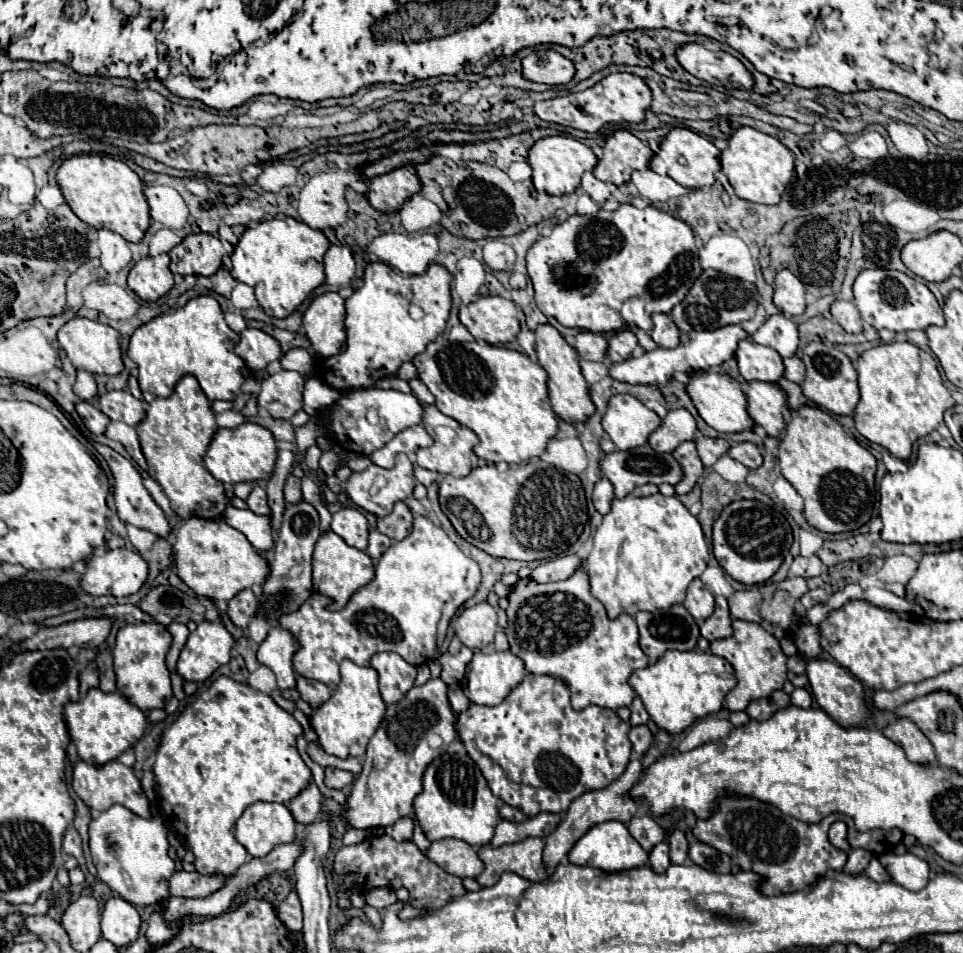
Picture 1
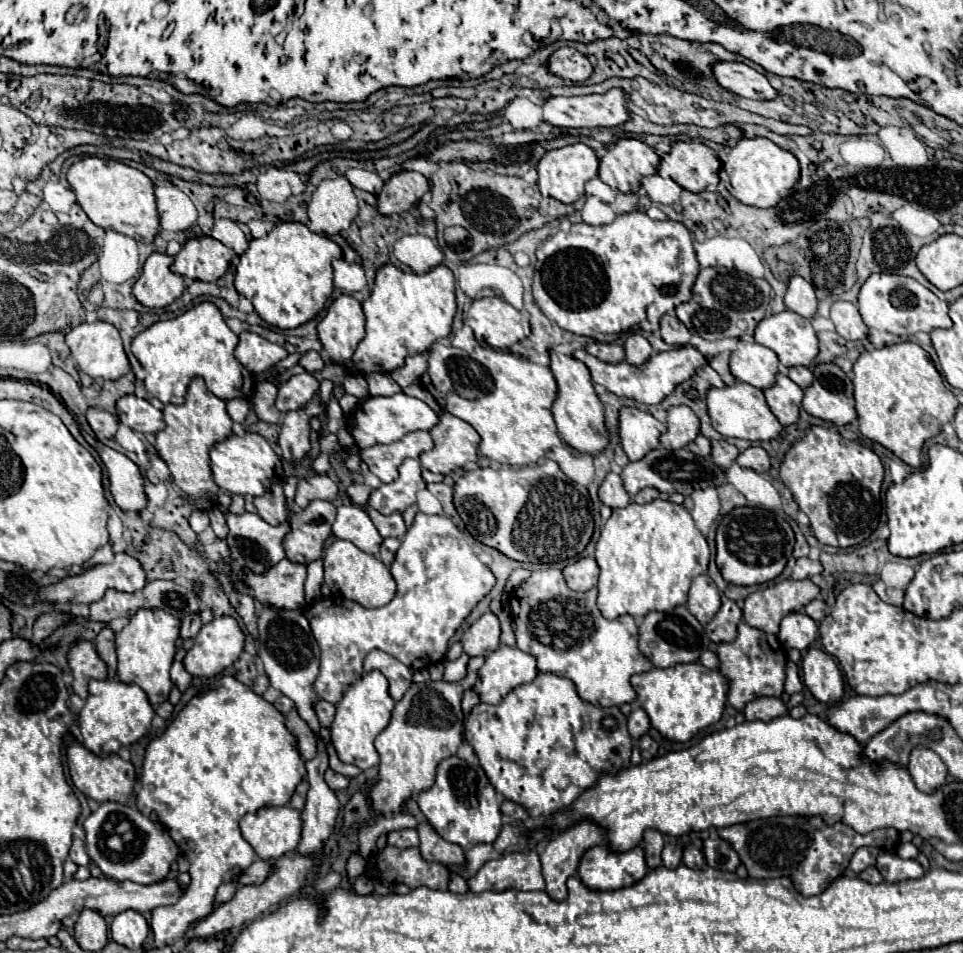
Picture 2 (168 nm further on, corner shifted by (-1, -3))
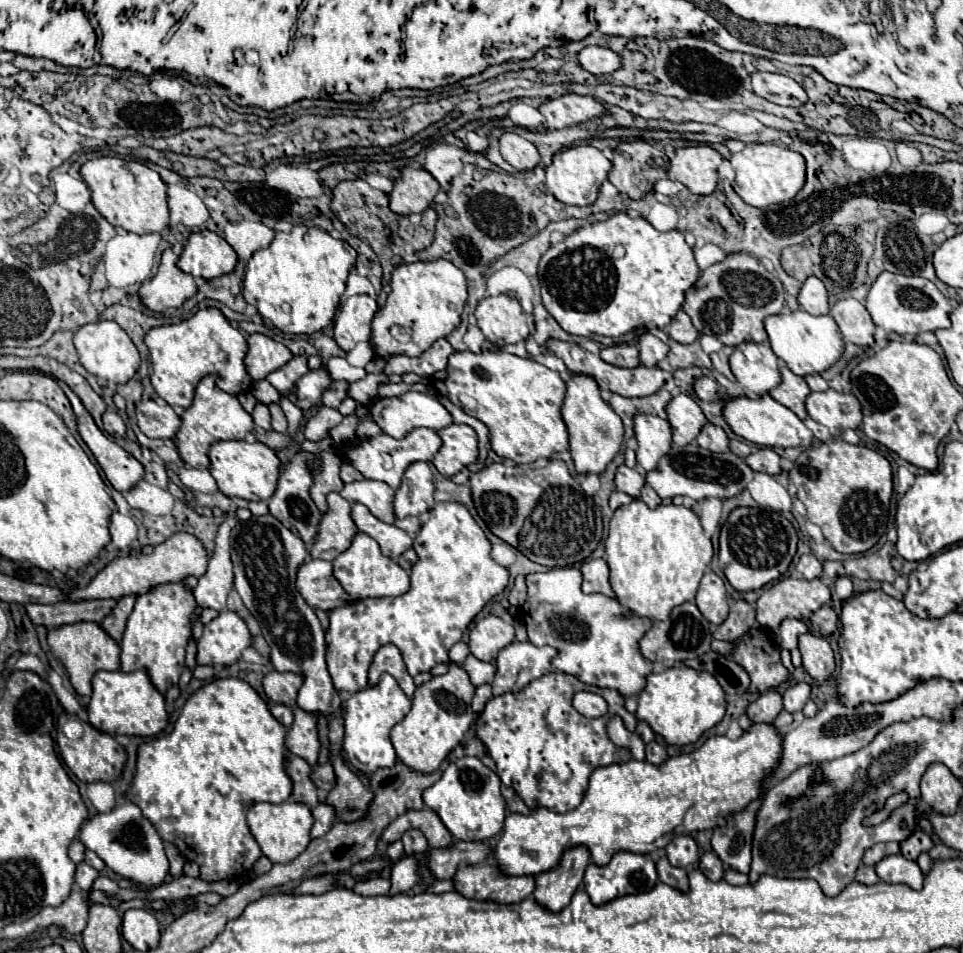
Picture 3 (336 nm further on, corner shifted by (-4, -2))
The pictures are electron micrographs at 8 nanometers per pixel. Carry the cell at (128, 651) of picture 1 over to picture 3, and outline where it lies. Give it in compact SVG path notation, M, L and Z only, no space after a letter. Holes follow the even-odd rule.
M163 584L153 592L137 596L121 640L121 670L147 670L161 694L175 686L185 668L185 646L191 638L191 616L195 608L193 594L185 592L181 584Z

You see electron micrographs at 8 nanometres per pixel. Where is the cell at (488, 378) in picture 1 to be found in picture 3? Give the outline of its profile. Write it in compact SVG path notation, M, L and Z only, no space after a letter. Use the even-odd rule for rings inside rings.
M485 350L481 354L453 352L447 368L435 376L433 386L437 392L441 388L441 394L447 396L465 414L481 420L489 428L491 448L501 458L509 458L515 464L533 464L537 458L549 458L553 452L563 452L569 448L567 428L561 418L565 382L561 380L559 372L553 372L531 358L519 358L503 350Z

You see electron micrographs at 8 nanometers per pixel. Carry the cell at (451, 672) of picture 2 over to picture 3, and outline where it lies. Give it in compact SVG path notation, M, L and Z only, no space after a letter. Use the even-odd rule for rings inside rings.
M467 656L467 660L463 662L463 670L469 674L471 684L473 686L481 686L481 684L491 684L491 680L495 676L495 666L489 662L481 662L475 656Z

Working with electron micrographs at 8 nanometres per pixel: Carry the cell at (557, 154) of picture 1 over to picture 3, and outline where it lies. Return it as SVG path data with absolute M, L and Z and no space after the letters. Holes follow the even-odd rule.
M591 144L563 148L563 150L555 152L551 164L545 168L545 172L547 172L545 190L549 194L553 194L559 202L573 204L573 206L589 206L595 202L595 198L599 194L599 186L603 180L607 180L611 166L613 164L603 156L603 152L593 148Z

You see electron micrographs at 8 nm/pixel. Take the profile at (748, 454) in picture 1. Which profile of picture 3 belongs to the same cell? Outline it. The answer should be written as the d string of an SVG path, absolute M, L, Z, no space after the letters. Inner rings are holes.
M757 448L745 458L747 466L751 466L753 472L767 472L767 474L779 474L779 456L775 454L773 448Z

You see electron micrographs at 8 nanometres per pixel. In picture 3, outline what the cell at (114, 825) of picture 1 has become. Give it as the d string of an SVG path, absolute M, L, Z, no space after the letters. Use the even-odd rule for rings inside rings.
M125 802L111 812L103 812L87 820L81 828L79 840L85 844L85 848L93 850L115 874L145 888L159 886L169 874L169 860L163 850L163 840L159 838L155 826L143 818L139 806L133 802Z

